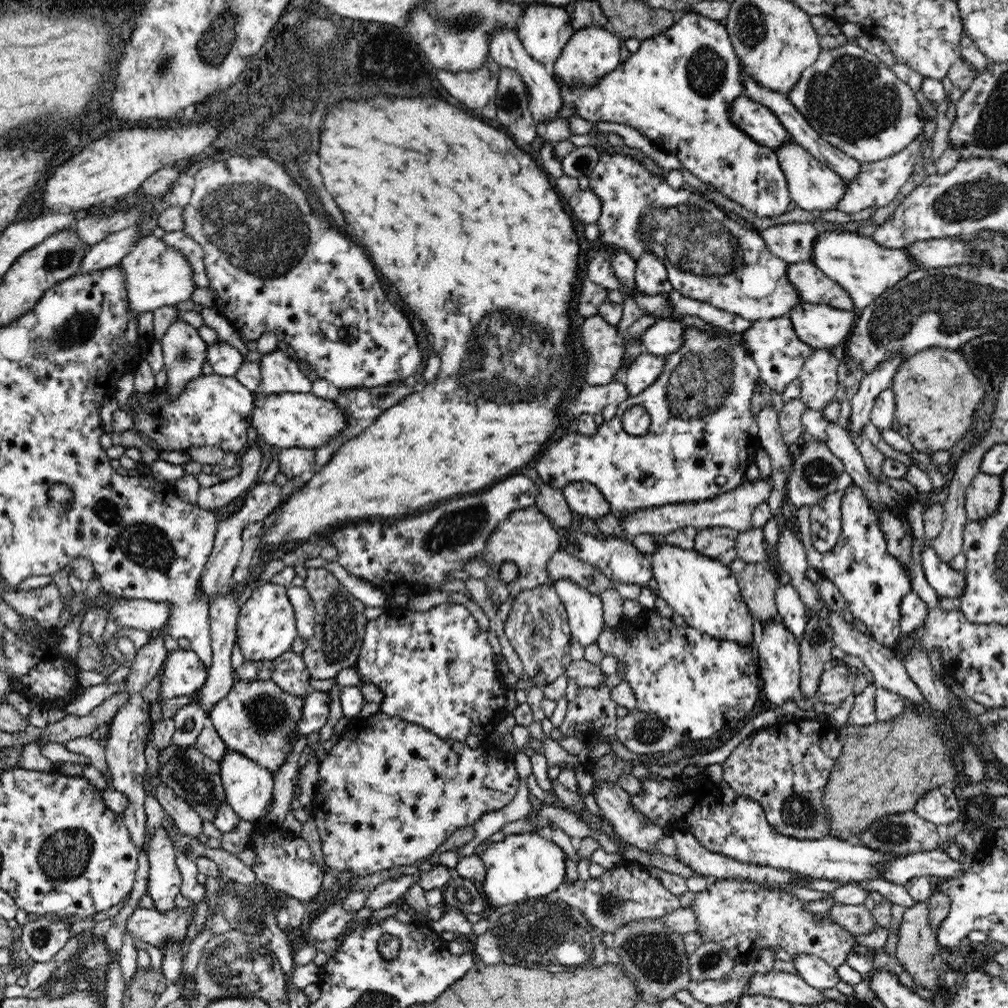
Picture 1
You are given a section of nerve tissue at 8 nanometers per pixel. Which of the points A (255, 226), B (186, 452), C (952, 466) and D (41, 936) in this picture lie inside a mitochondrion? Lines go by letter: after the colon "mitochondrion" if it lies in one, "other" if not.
A: mitochondrion
B: other
C: other
D: mitochondrion

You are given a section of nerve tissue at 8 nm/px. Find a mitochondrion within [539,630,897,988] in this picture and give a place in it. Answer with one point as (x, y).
(655, 953)

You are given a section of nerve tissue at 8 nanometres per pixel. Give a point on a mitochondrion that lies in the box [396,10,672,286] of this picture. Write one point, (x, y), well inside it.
(511, 101)

